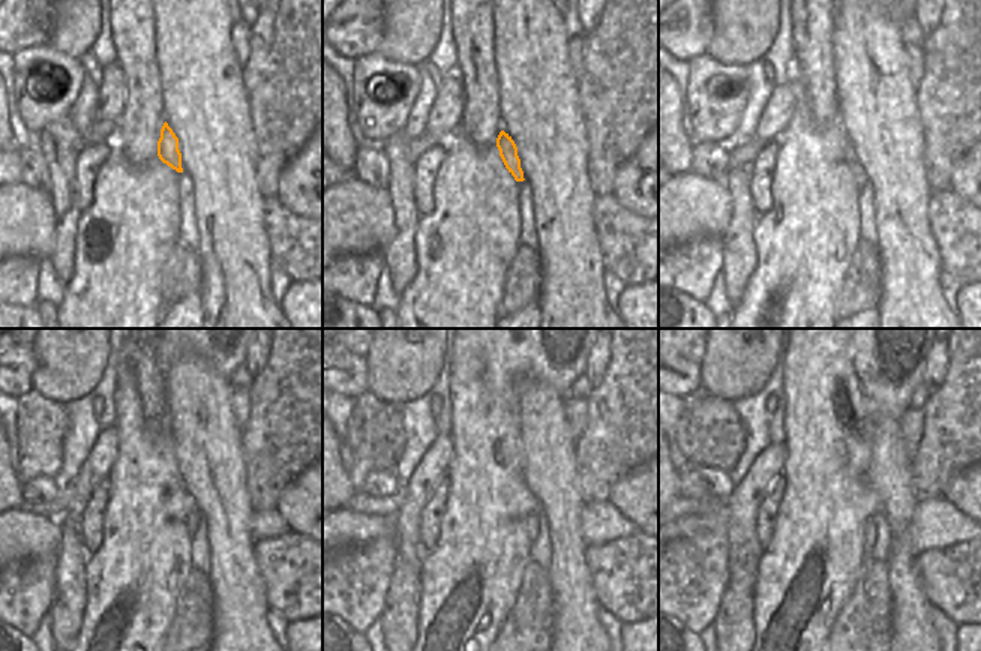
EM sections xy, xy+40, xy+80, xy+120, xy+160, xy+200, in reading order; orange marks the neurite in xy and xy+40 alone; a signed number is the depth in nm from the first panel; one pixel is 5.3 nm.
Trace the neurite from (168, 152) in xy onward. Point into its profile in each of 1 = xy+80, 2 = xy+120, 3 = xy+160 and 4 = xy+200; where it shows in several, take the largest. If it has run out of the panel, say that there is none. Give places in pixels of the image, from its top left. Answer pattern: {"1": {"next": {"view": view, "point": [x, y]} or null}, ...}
{"1": {"next": {"view": "xy+80", "point": [861, 180]}}, "2": {"next": {"view": "xy+120", "point": [192, 521]}}, "3": {"next": {"view": "xy+160", "point": [531, 522]}}, "4": {"next": {"view": "xy+200", "point": [869, 528]}}}

